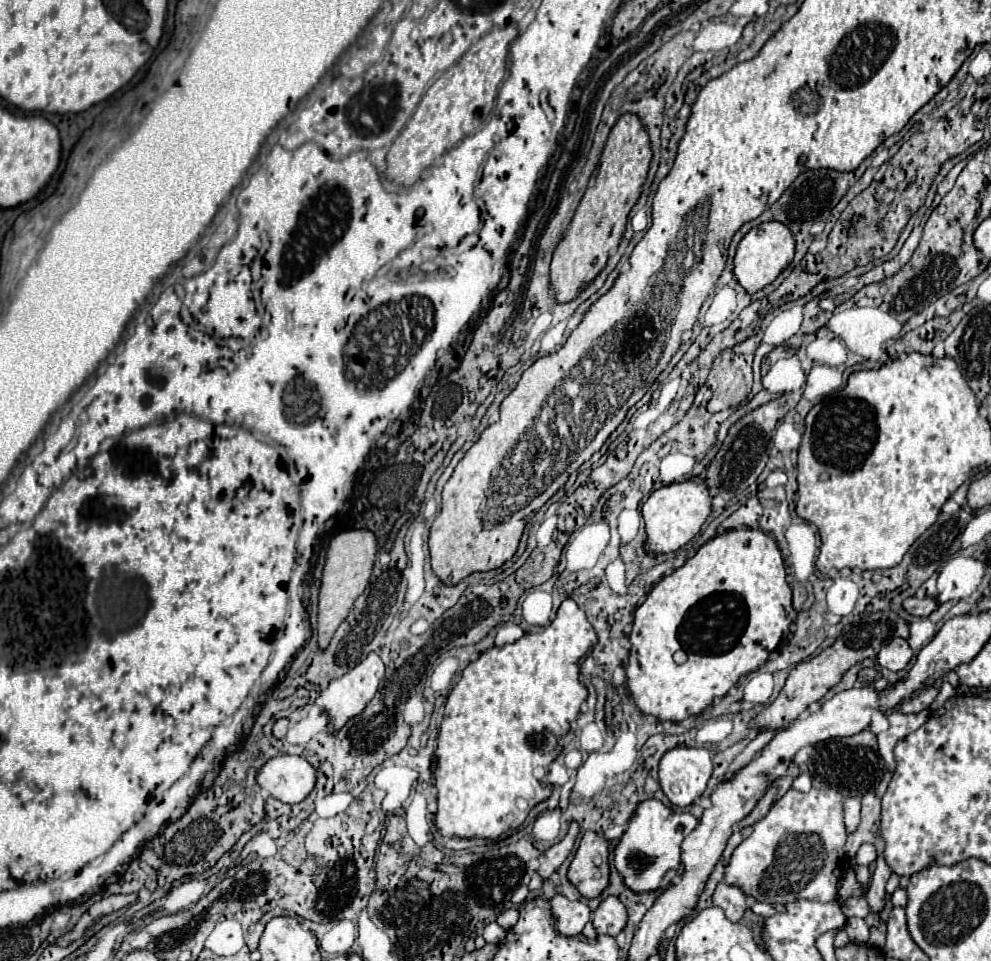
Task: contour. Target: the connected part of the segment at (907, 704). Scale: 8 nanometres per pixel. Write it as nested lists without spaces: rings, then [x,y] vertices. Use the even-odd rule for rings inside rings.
[[[928,686],[928,688],[920,690],[916,696],[908,698],[908,700],[904,700],[904,702],[900,704],[900,712],[912,714],[912,712],[922,712],[922,710],[930,708],[930,704],[934,702],[936,694],[938,694],[938,690],[936,690],[934,686]]]

